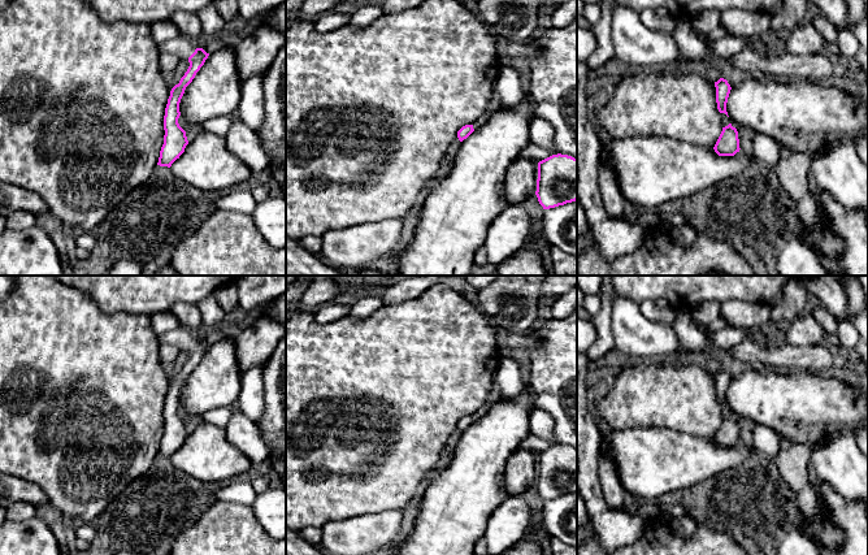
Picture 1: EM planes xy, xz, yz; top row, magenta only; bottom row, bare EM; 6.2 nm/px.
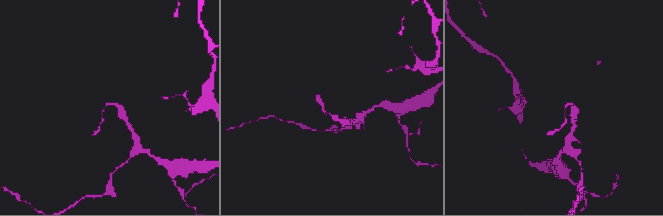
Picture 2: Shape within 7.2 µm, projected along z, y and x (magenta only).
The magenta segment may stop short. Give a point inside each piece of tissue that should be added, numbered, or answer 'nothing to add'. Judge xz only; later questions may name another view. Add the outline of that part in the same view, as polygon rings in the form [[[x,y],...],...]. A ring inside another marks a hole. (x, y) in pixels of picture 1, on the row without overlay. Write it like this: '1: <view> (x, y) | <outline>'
nothing to add

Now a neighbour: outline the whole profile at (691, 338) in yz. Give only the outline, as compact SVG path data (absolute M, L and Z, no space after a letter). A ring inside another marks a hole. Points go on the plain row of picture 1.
M677 311L673 330L686 352L699 352L707 343L707 335L700 330L699 324L693 318L690 311Z

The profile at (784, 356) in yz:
M747 337L728 352L742 361L760 367L773 367L781 372L800 369L820 372L833 369L833 348L825 344L793 346L785 341L778 344L760 347Z

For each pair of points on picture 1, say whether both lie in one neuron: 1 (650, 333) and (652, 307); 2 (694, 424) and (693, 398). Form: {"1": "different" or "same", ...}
{"1": "different", "2": "same"}

